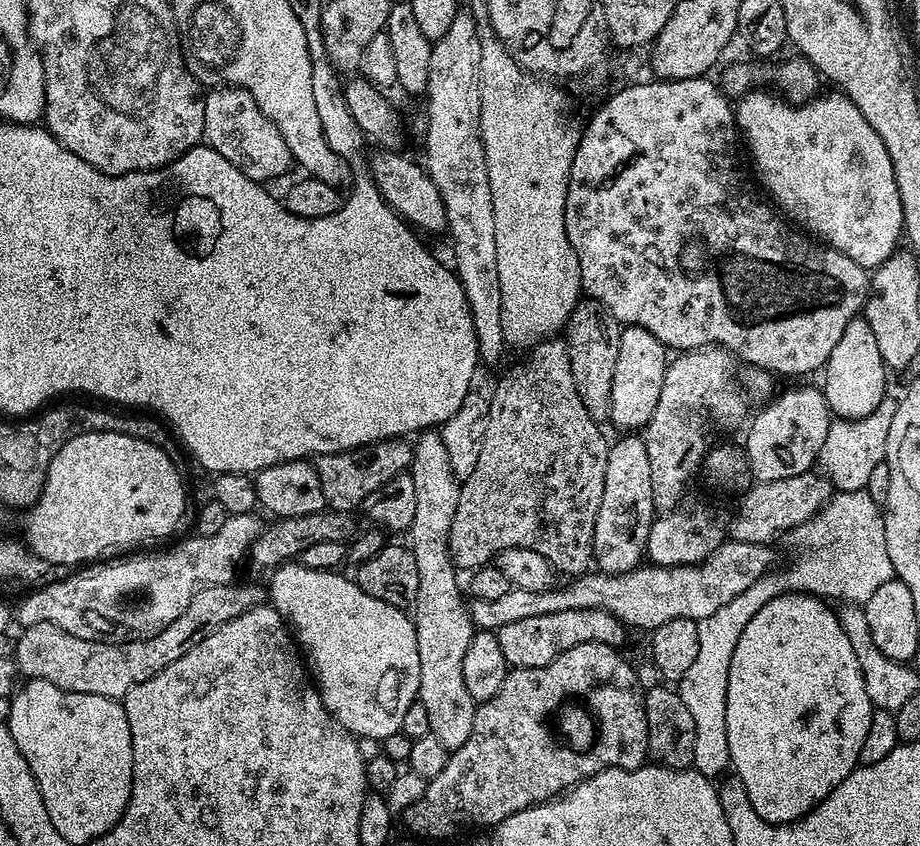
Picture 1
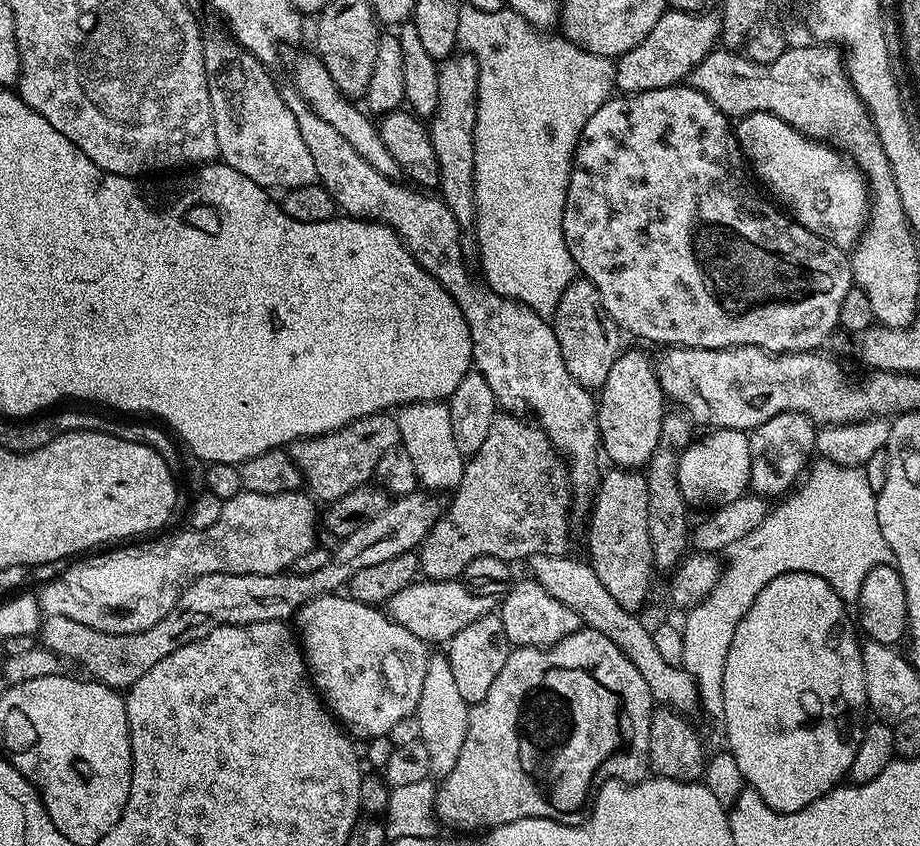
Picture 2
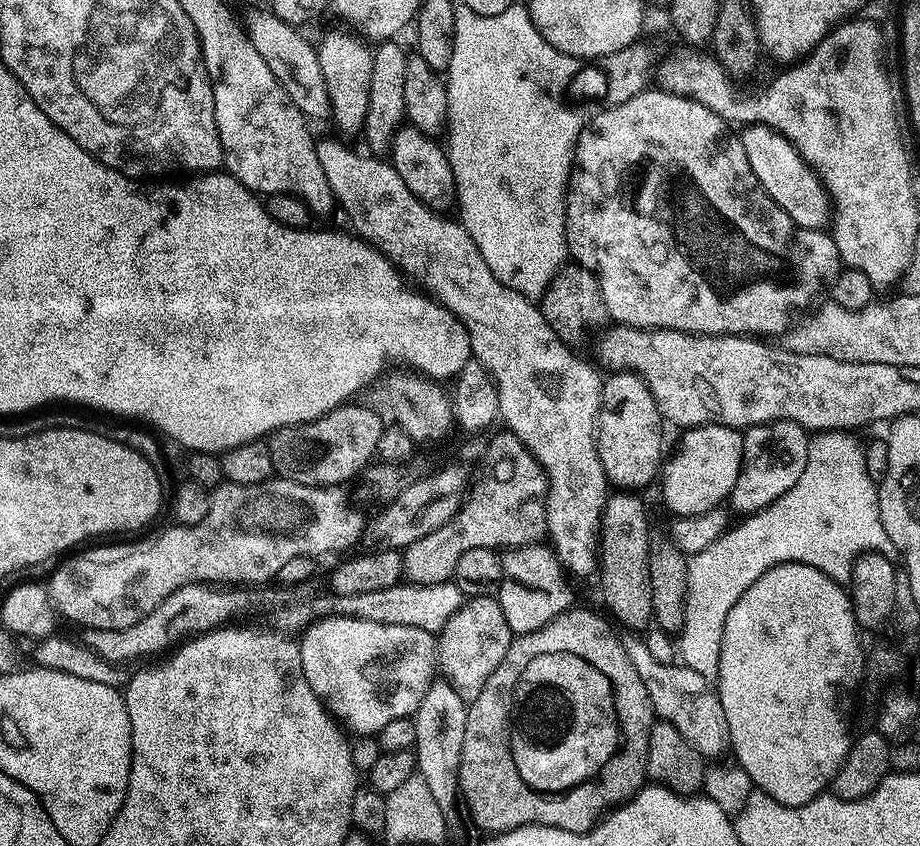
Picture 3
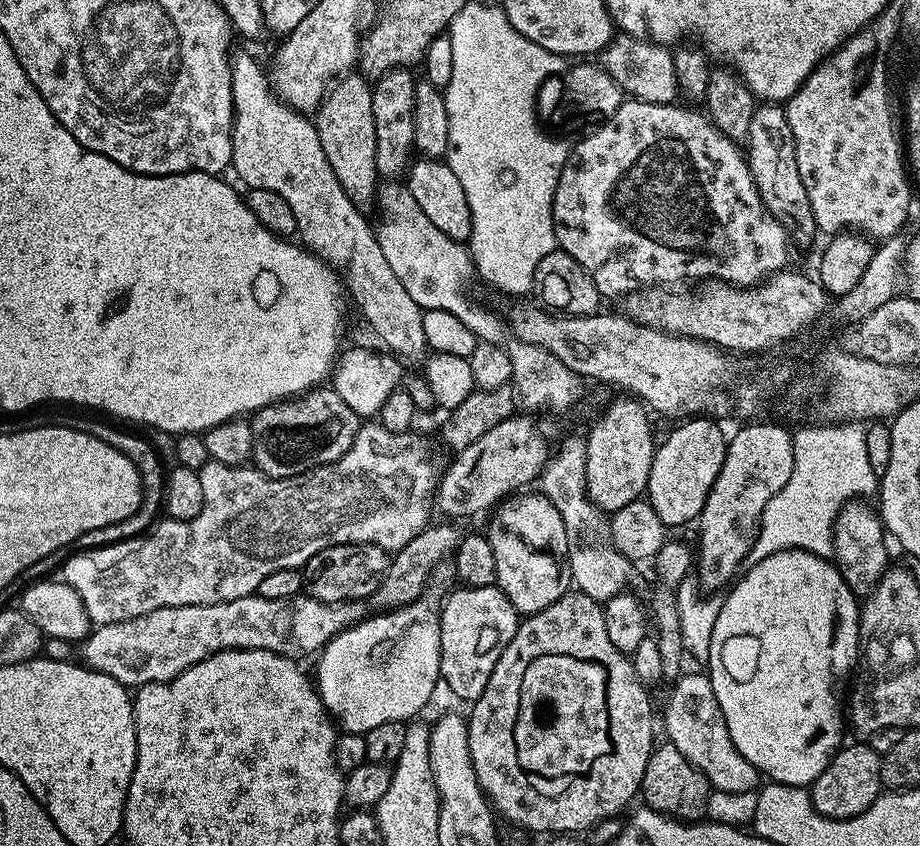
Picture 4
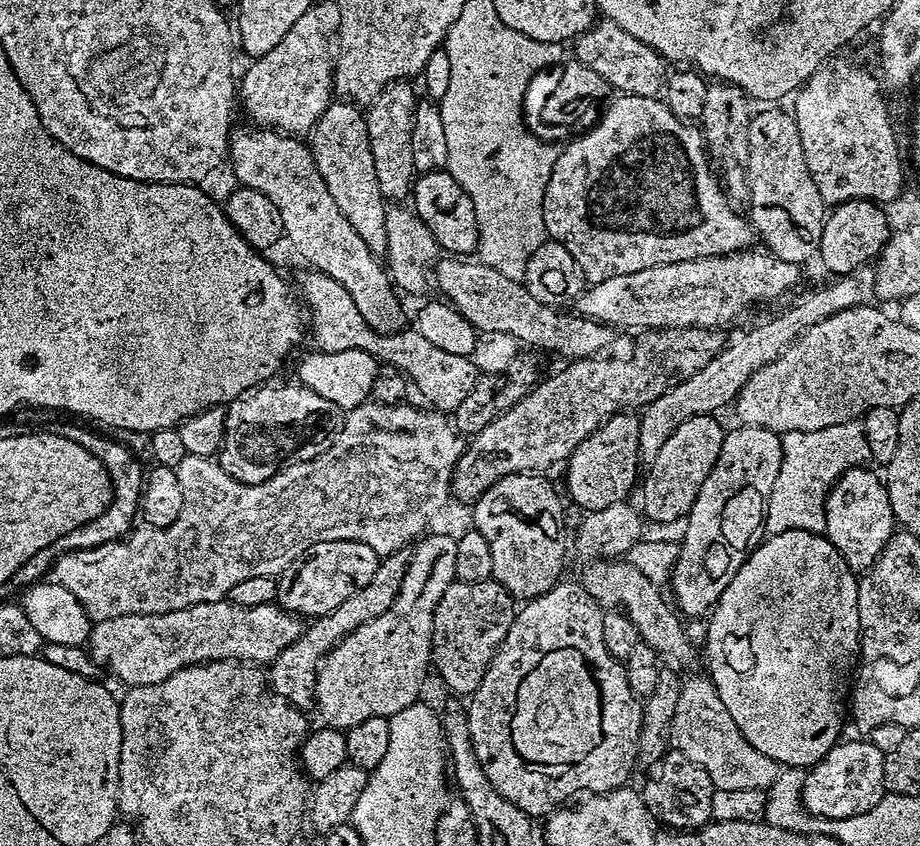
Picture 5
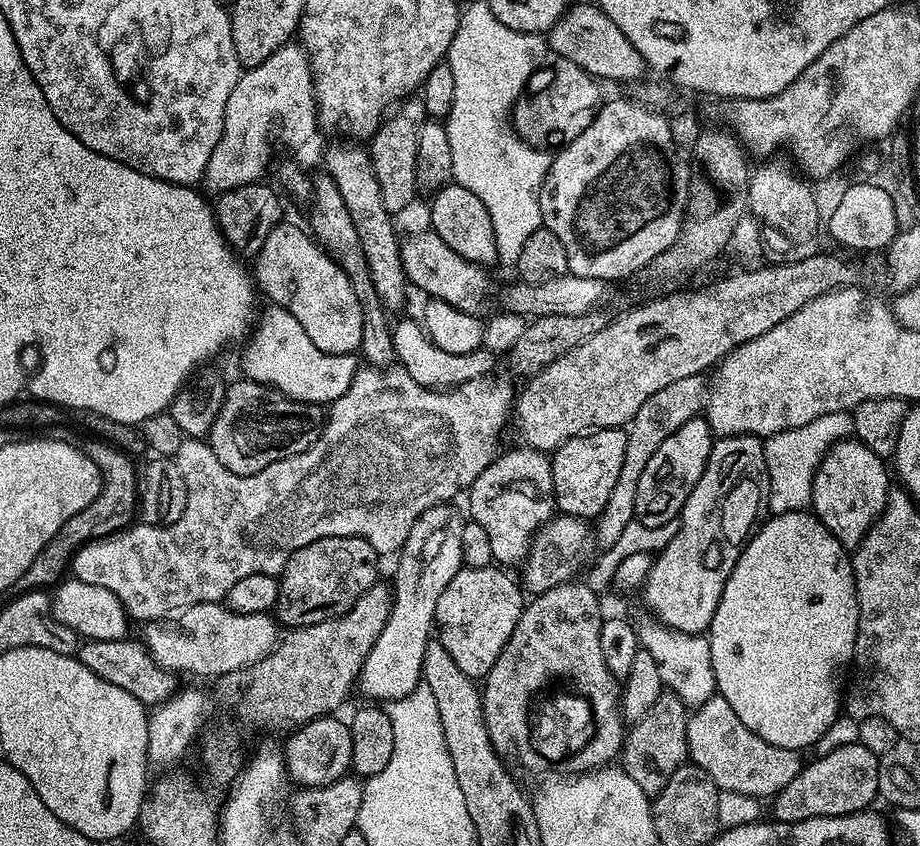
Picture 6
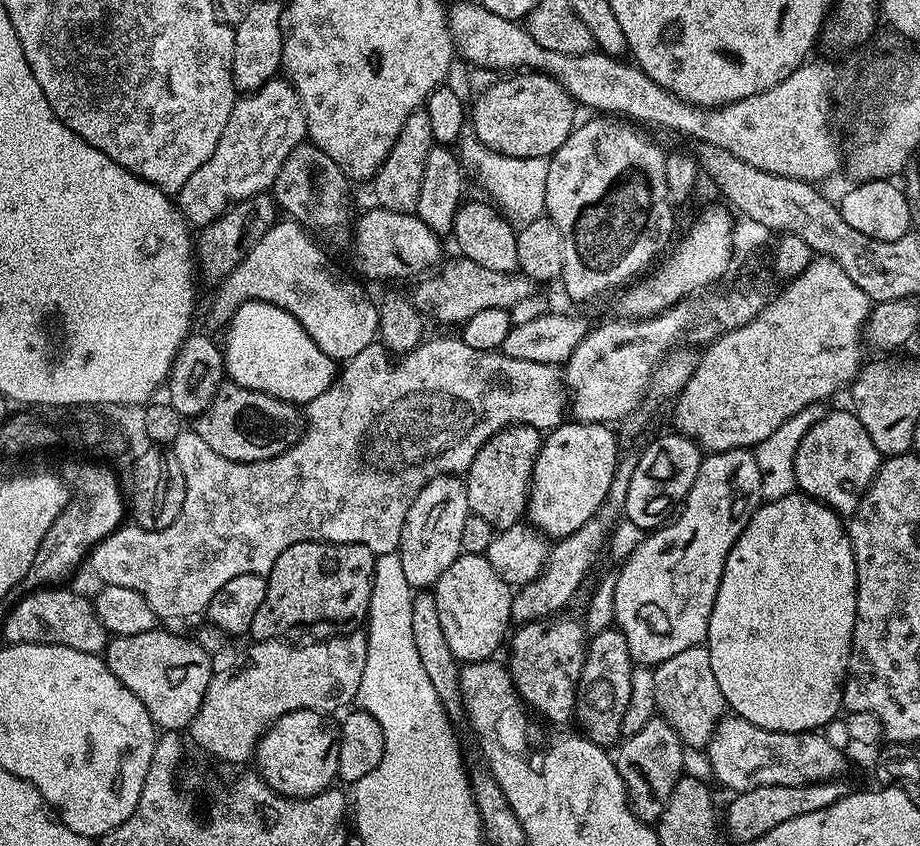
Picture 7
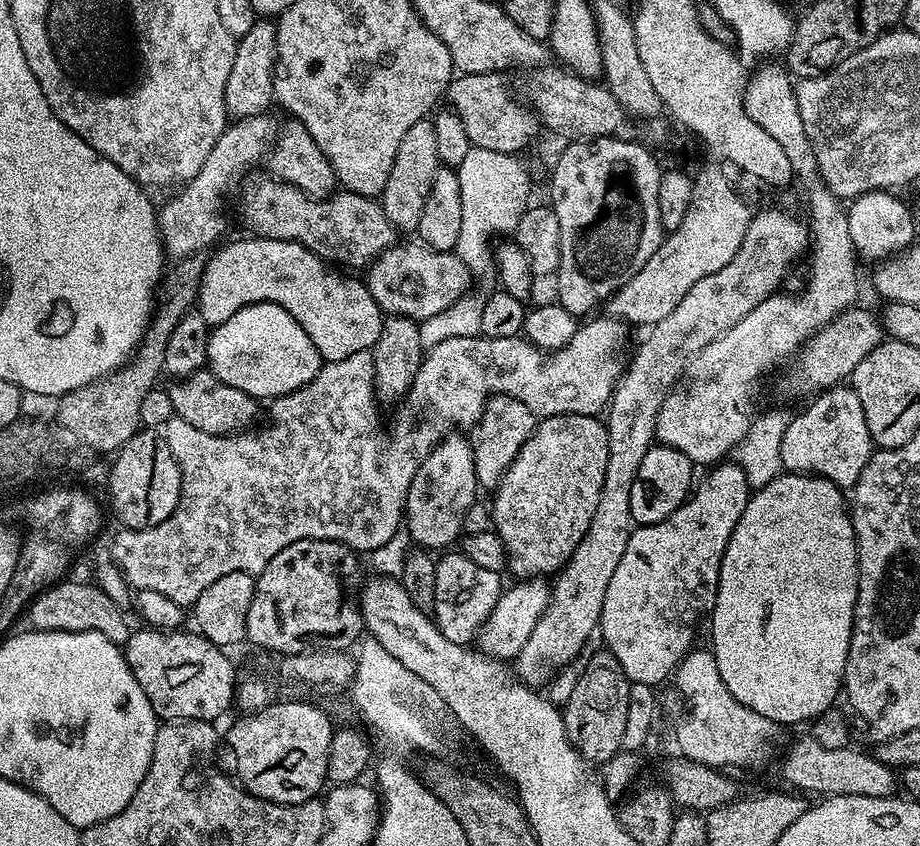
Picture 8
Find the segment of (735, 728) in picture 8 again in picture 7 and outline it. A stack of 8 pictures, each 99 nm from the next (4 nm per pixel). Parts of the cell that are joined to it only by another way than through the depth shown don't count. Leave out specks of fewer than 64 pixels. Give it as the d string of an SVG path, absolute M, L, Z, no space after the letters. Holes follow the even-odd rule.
M707 647L682 650L682 654L655 665L652 673L657 713L677 732L687 749L707 747L717 723L726 715L724 695L718 690Z

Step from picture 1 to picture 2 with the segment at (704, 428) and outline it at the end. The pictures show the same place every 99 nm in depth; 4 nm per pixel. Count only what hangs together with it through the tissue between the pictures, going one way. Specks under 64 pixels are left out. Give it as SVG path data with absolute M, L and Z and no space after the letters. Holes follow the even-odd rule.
M669 411L665 415L660 445L654 450L654 454L646 465L646 486L648 487L646 518L650 526L652 563L659 571L661 568L665 574L675 569L690 548L690 523L688 524L690 506L682 498L682 492L678 486L678 462L680 453L688 449L694 439L694 433L692 433L694 425L687 415L676 412Z

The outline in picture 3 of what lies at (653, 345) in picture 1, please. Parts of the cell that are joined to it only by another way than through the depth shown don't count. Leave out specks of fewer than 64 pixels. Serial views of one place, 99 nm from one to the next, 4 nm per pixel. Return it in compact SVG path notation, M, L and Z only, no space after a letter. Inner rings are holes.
M614 372L603 381L600 414L596 418L596 449L602 470L613 489L640 490L636 488L646 487L655 476L657 479L665 455L664 428L665 421L641 376Z

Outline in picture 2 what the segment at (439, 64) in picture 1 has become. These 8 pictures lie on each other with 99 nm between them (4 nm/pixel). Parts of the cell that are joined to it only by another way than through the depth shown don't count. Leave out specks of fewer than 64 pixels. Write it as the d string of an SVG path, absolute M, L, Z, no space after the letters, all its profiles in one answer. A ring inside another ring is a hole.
M453 54L440 64L438 74L438 110L430 118L430 135L434 154L440 167L439 195L444 205L454 214L461 229L468 230L476 223L476 199L474 198L474 122L476 121L476 91L478 90L478 66L471 54Z

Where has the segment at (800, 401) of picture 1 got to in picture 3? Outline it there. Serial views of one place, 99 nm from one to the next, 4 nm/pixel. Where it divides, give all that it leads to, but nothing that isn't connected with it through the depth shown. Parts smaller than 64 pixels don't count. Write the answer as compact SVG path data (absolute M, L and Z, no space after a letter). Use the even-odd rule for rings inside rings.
M775 420L773 424L759 424L747 429L744 437L744 460L740 463L738 474L730 497L731 511L751 514L762 510L774 502L802 475L808 457L809 433L794 422Z

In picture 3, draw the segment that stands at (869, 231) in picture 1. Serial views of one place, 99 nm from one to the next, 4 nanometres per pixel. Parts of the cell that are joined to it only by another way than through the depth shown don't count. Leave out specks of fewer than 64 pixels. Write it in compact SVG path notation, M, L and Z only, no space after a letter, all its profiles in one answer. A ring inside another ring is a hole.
M765 124L747 125L739 137L742 150L746 150L746 159L750 161L750 170L754 170L754 178L758 178L772 201L790 214L797 228L823 229L830 220L830 197L796 147L782 133Z

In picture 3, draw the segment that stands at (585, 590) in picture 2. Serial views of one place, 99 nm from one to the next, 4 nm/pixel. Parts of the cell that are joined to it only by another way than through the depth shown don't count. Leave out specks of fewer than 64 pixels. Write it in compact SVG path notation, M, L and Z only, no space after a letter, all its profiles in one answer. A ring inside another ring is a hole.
M625 635L623 642L630 662L634 662L634 670L638 670L638 678L642 678L642 686L646 686L653 713L667 724L672 724L674 730L678 730L678 734L682 734L705 759L711 760L724 752L726 754L731 749L726 710L722 710L719 691L713 685L712 688L708 685L711 684L709 677L685 668L680 662L657 662L651 657L650 650L646 650L639 635Z

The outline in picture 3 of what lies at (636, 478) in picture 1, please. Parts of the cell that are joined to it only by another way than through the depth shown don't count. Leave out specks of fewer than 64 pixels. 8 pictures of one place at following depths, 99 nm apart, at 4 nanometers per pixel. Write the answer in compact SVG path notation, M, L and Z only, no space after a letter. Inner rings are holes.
M628 490L609 495L608 501L604 503L604 516L600 519L598 549L598 577L604 604L612 611L611 619L617 625L620 623L622 627L628 628L624 630L632 634L643 633L654 620L648 569L650 533L648 520L644 517L644 504L636 496L639 495Z

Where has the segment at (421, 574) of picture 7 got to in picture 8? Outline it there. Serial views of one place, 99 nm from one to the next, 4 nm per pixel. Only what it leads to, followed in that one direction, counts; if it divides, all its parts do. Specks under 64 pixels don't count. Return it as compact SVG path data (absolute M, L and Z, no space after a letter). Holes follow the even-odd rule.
M463 435L445 436L438 447L425 458L418 474L414 474L414 480L410 482L406 505L406 528L408 524L409 532L407 535L413 545L424 550L447 549L451 545L448 543L456 535L461 535L466 510L478 500L472 444L460 436Z

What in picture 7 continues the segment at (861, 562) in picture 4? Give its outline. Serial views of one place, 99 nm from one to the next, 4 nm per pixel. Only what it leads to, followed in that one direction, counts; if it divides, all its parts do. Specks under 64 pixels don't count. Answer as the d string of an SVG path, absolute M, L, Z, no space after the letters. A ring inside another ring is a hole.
M828 412L825 416L823 413L816 424L806 430L794 454L796 487L804 495L833 508L841 518L848 518L858 510L858 502L872 484L881 463L880 451L870 442L870 434L866 434L866 426L858 422L855 412Z

